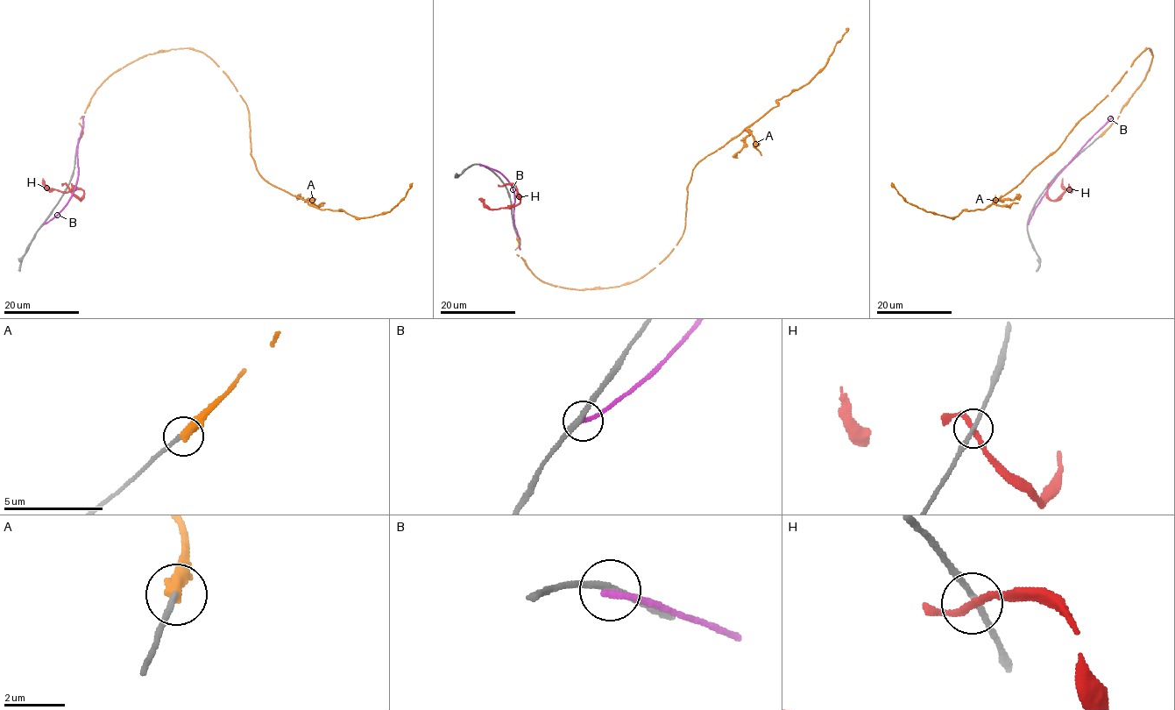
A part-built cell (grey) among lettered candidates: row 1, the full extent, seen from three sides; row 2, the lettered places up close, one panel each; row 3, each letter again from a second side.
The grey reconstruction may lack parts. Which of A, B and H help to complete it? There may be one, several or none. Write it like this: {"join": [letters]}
{"join": ["A"]}

